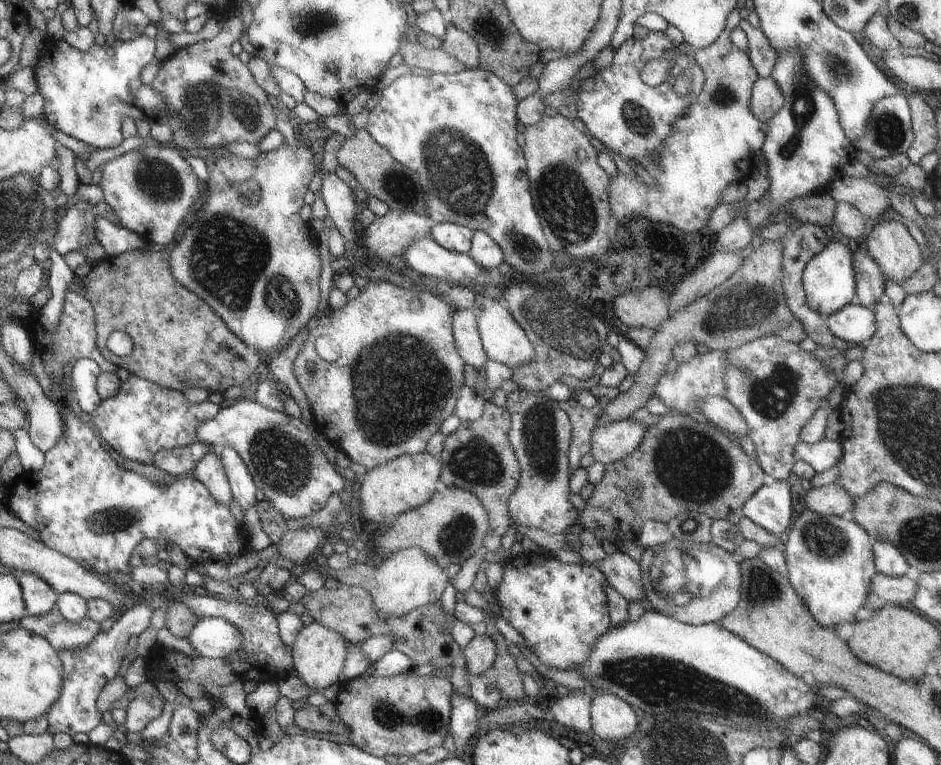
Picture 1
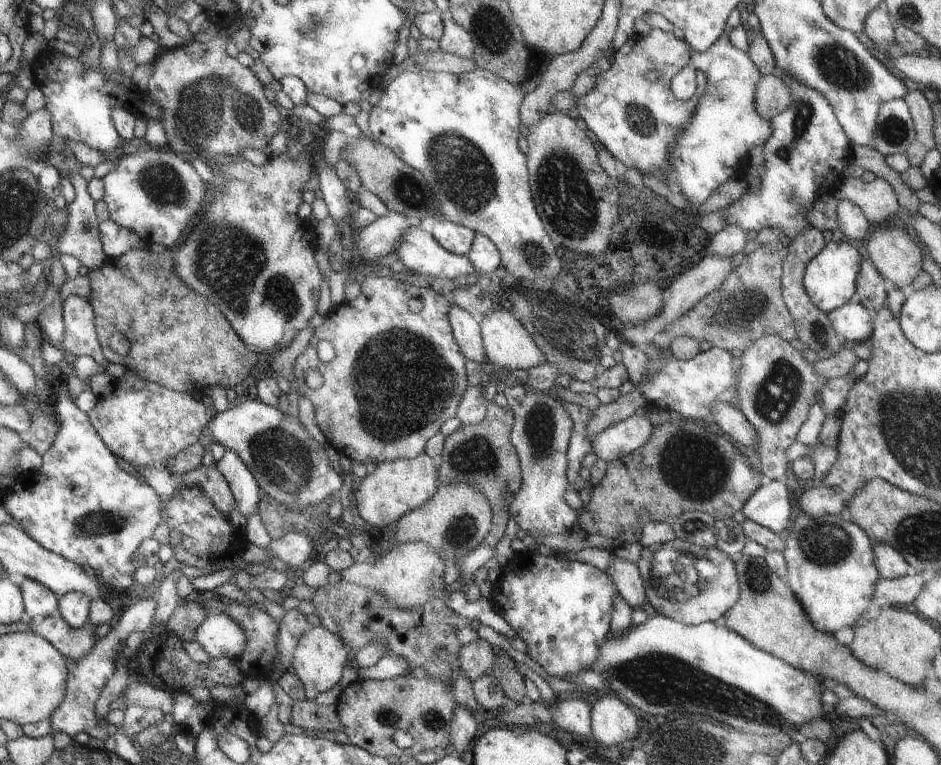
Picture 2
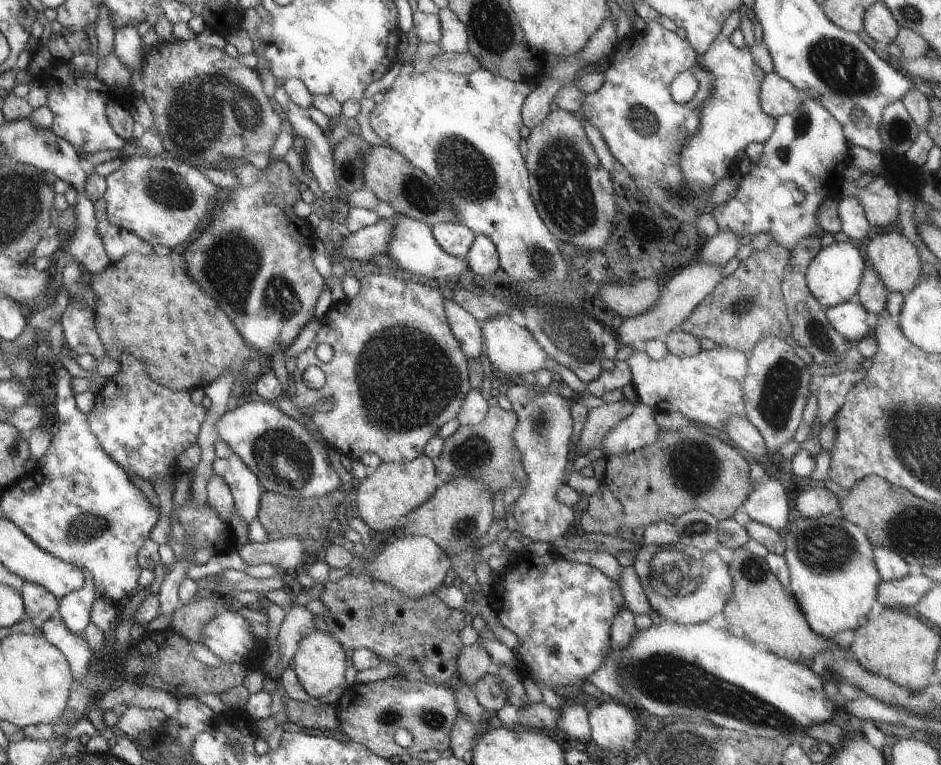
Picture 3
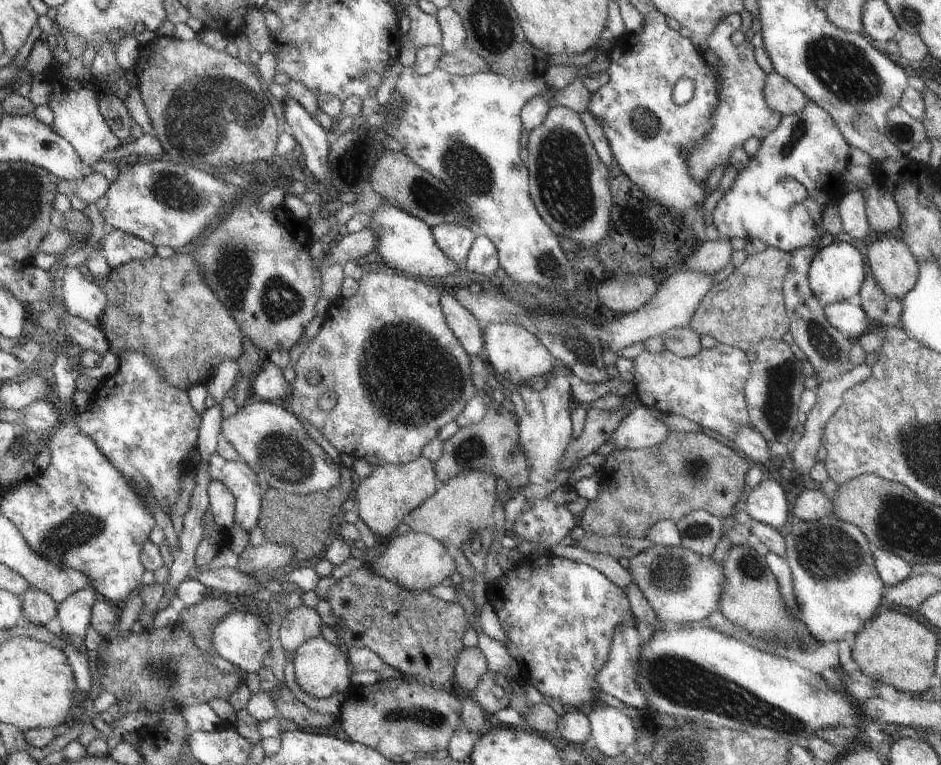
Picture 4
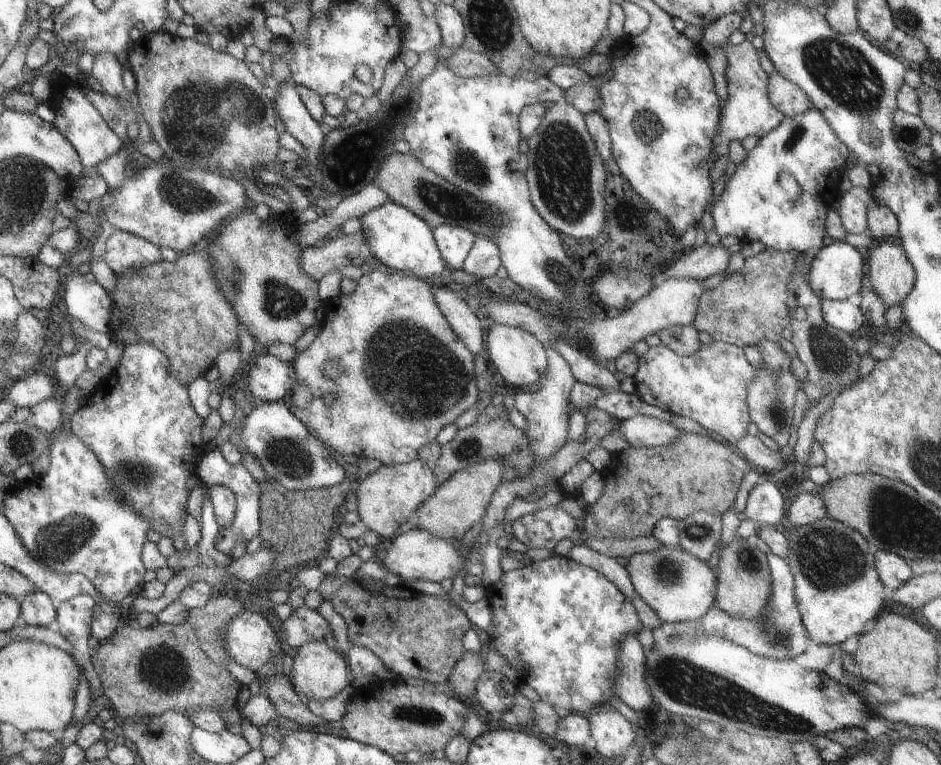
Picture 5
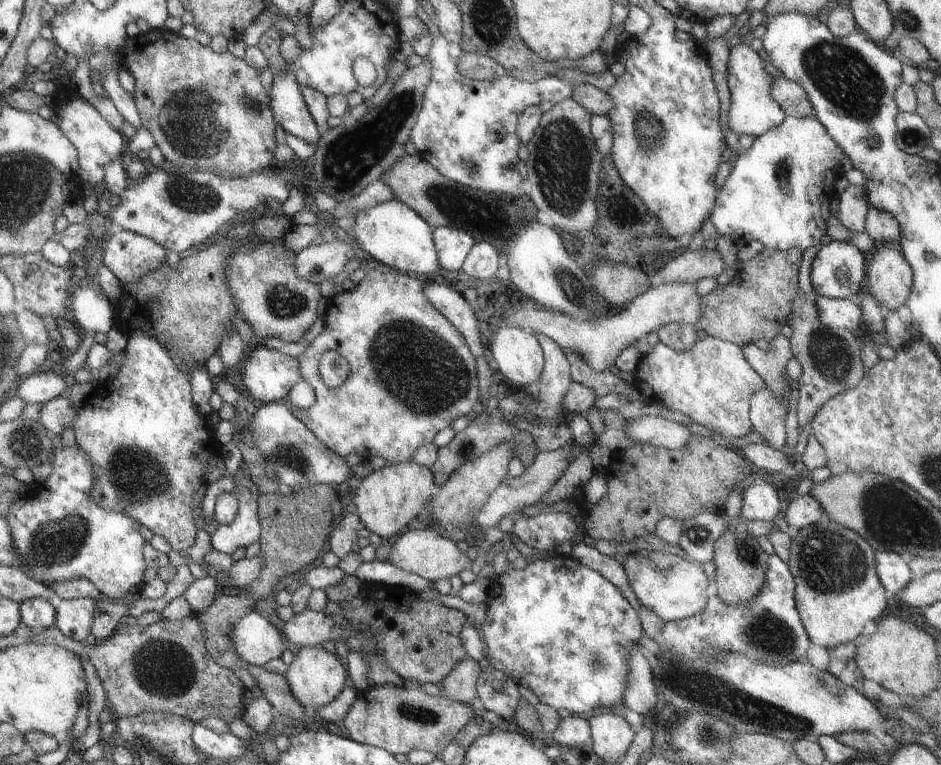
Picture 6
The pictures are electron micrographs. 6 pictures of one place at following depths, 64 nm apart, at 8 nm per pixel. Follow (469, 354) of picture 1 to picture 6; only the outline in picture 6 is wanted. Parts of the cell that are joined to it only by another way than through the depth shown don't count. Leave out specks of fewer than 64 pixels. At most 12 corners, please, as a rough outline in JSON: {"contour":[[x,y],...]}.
{"contour":[[425,284],[423,296],[463,336],[485,354],[477,318],[453,286]]}

